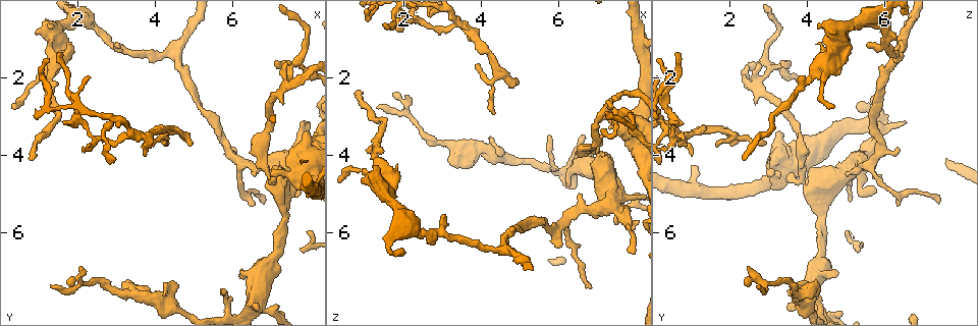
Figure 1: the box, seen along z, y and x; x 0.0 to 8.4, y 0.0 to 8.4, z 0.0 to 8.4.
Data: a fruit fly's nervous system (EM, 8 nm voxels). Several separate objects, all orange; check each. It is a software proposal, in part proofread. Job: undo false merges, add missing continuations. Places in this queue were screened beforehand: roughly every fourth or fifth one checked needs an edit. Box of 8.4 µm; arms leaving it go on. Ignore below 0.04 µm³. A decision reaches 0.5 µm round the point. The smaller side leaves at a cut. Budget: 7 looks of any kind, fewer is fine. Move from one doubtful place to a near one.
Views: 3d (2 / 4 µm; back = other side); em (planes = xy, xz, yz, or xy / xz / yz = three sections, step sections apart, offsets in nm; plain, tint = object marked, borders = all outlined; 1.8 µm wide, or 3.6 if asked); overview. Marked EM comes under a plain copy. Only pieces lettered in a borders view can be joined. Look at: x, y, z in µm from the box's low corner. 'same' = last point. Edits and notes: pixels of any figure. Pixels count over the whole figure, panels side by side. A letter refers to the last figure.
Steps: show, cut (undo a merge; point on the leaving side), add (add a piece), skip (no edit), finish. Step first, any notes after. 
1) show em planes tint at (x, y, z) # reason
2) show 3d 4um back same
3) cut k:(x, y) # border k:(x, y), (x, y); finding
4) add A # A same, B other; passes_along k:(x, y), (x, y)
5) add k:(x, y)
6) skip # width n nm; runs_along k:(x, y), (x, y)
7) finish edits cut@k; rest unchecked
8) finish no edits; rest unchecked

show em 3.6um planes borders at (7.30, 4.95, 4.50) # four or more arms meet

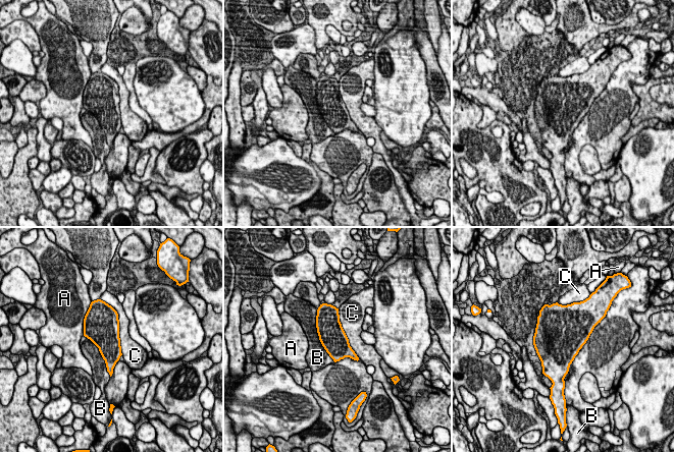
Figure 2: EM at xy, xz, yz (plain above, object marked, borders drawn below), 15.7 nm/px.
skip # width 420 nm; A other, B other, C other; border 2:(338, 308), (349, 345), (359, 358); one neuron here

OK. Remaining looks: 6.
show em planes borders at (7.55, 1.70, 3.05) # abrupt turn

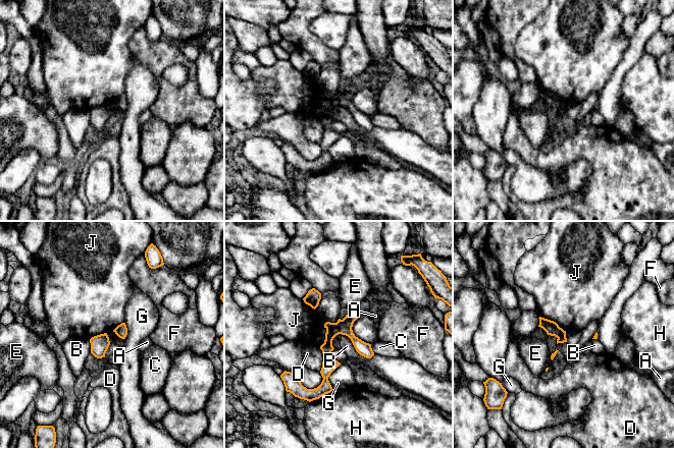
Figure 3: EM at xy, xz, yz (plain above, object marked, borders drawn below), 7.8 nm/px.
cut 3:(345, 326) # width 110 nm; A other, B other, C other, D other, E other, F other, G other, H other, J other; part_leaving 3:(340, 322), (370, 353); two neurons meet here

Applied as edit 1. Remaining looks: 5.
show overview # redraw

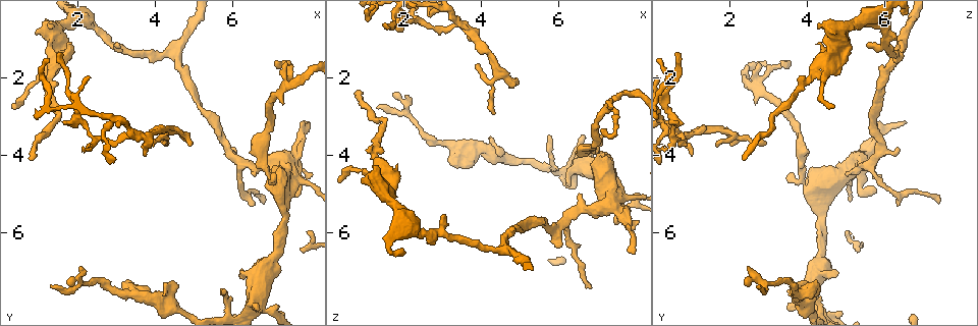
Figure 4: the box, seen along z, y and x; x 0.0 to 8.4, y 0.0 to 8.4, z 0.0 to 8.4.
show em planes borders at (0.90, 4.15, 2.35) # end of a long branch

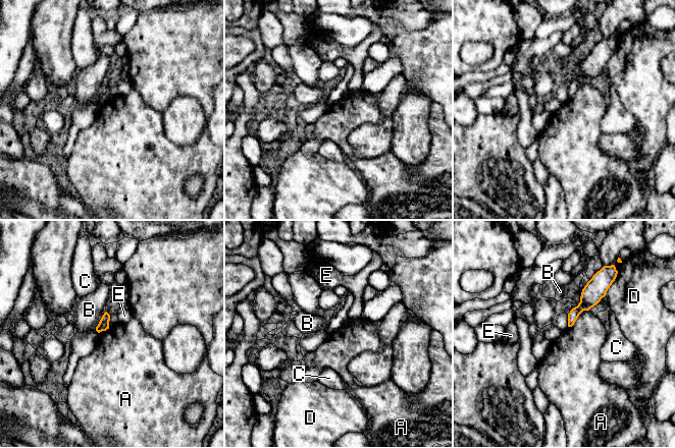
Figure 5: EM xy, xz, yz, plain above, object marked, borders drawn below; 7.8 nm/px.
skip # longest_contact A 220 nm; A other, B other, C other, D other, E other; border 5:(588, 310), (584, 310), (568, 327); none of them fits

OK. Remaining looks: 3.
finish edits cut@3; rest unchecked

